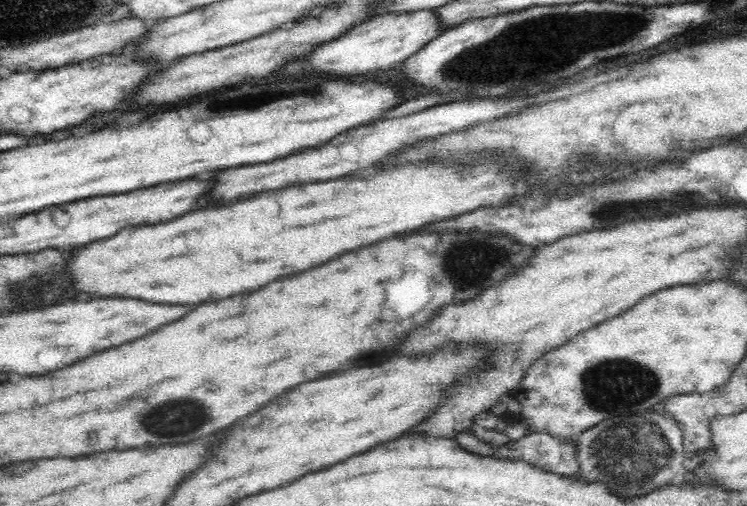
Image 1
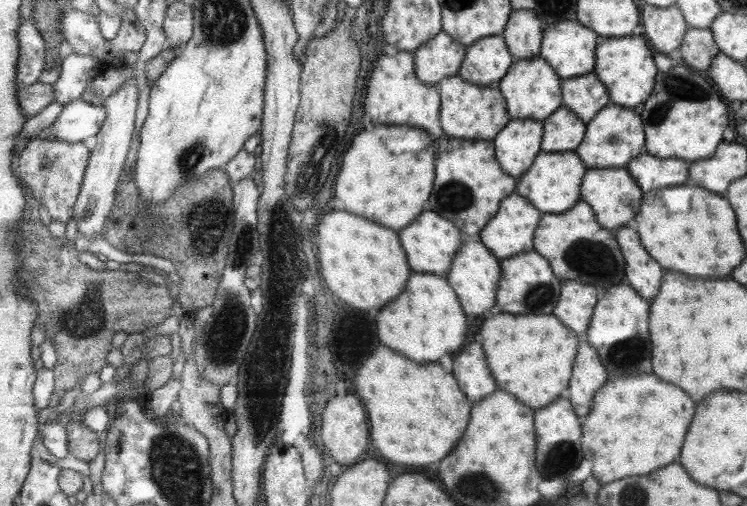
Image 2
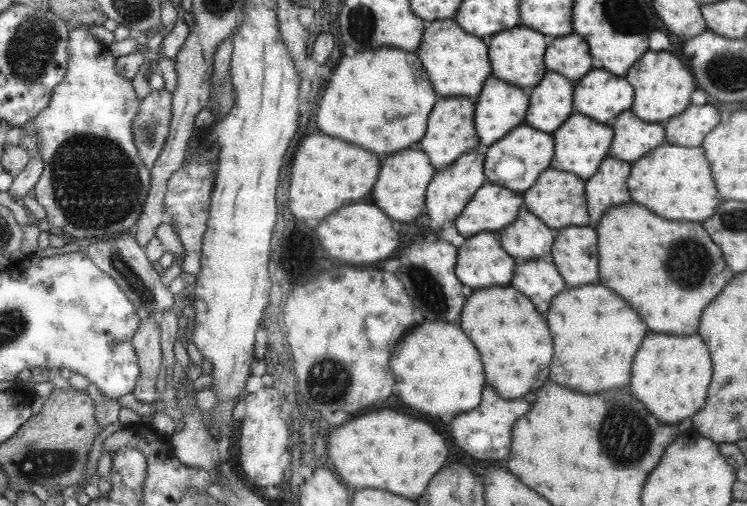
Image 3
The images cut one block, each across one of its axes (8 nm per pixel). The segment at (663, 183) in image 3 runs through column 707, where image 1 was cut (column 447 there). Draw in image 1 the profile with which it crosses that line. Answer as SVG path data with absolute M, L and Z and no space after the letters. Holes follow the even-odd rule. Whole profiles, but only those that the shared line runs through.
M436 162L436 164L428 164L428 166L406 166L406 168L394 168L394 170L384 170L380 174L370 174L364 180L330 180L330 182L322 182L322 184L304 184L298 188L288 188L288 190L278 190L270 192L262 192L256 196L248 198L248 200L240 200L234 204L210 209L192 210L185 215L164 222L164 224L154 224L154 226L134 226L134 228L124 228L117 232L114 236L109 236L108 239L96 240L96 242L75 247L73 254L69 256L66 266L66 273L70 276L70 281L73 282L73 288L77 289L79 298L85 300L95 300L98 298L138 298L138 300L146 300L146 302L156 302L156 304L202 304L202 302L210 302L216 298L226 298L226 296L234 296L240 292L248 292L248 290L258 290L260 286L266 286L272 280L278 280L280 276L290 276L296 272L304 272L310 270L318 264L324 264L336 256L344 252L350 252L354 248L360 246L368 246L372 242L378 242L382 238L388 238L392 234L404 232L404 230L416 230L424 224L442 220L444 216L456 216L462 212L472 212L478 206L496 206L500 204L504 198L514 196L514 178L508 178L508 174L504 174L506 168L498 168L498 164L486 164L486 166L478 166L472 172L464 172L464 176L458 176L456 170L452 170L450 164L444 162Z

